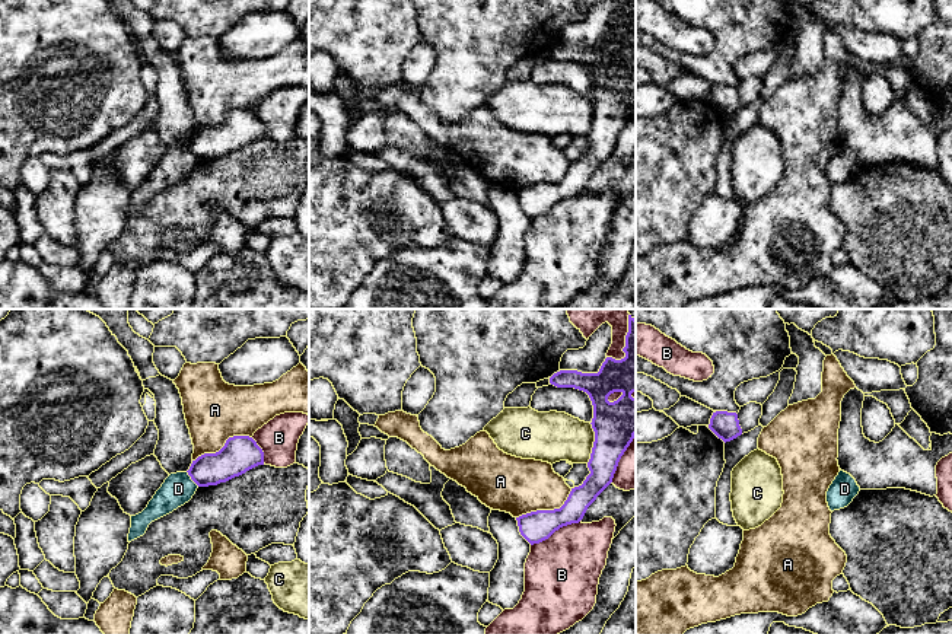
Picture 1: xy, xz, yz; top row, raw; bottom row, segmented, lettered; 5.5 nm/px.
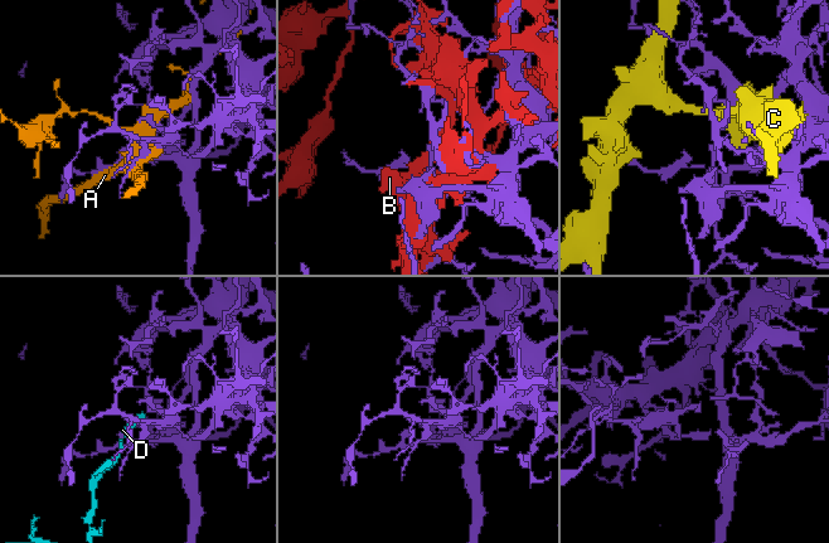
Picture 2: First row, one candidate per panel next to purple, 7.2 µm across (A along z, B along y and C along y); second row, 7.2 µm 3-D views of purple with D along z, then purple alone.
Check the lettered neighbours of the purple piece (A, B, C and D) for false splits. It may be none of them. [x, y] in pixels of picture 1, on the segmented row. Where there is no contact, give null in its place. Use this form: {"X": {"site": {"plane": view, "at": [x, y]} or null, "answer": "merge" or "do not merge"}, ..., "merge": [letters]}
{"A": {"site": {"plane": "xz", "at": [547, 510]}, "answer": "do not merge"}, "B": {"site": {"plane": "xz", "at": [554, 531]}, "answer": "do not merge"}, "C": {"site": {"plane": "xz", "at": [594, 443]}, "answer": "do not merge"}, "D": {"site": {"plane": "xy", "at": [191, 478]}, "answer": "do not merge"}, "merge": []}

